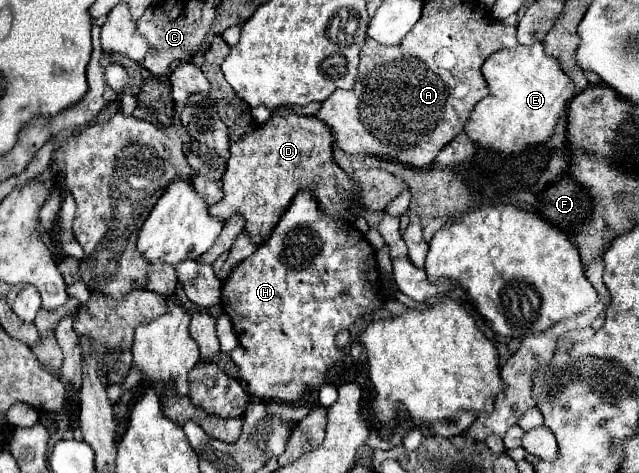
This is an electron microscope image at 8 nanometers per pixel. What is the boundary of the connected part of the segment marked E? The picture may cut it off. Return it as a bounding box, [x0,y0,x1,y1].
[462,42,574,154]

